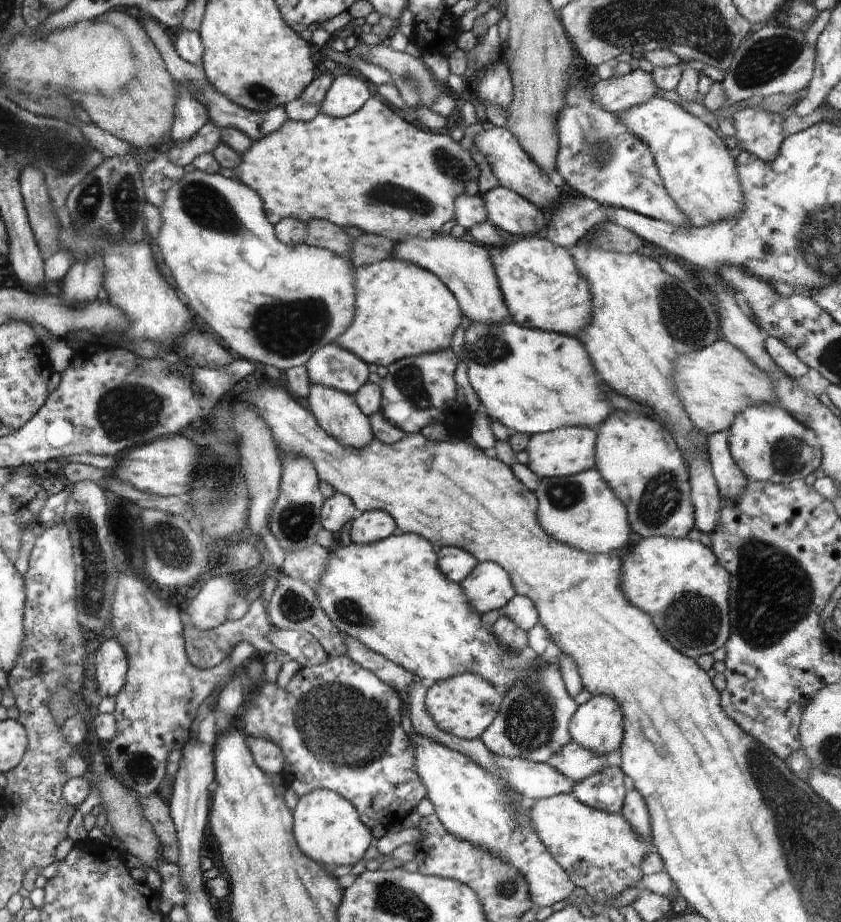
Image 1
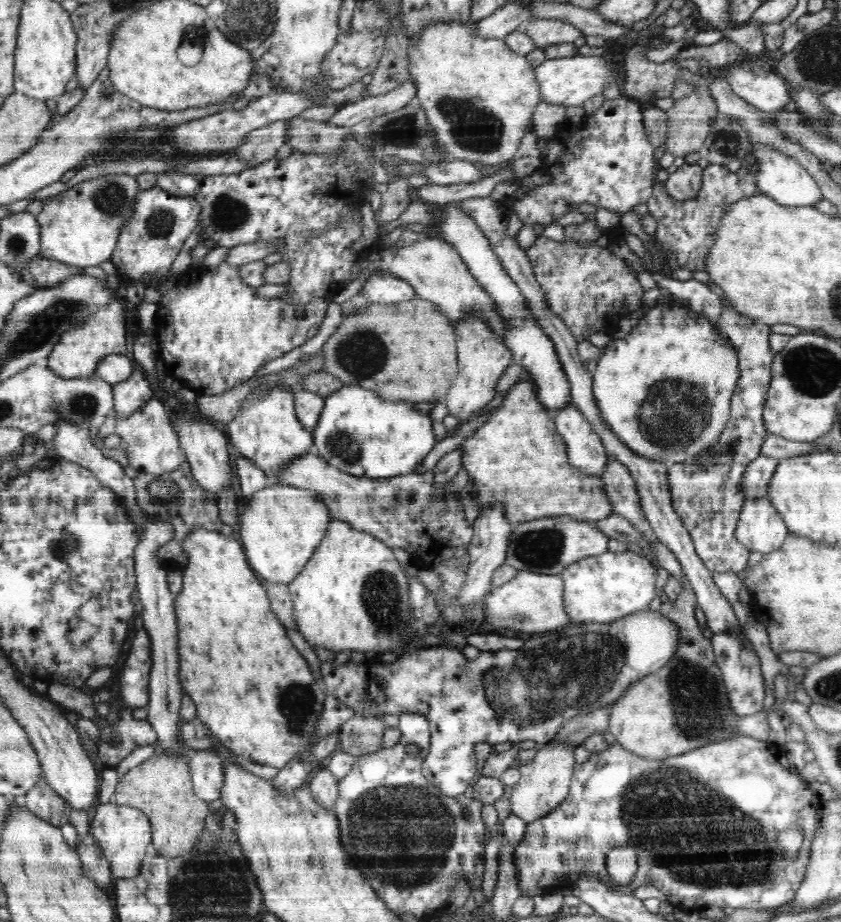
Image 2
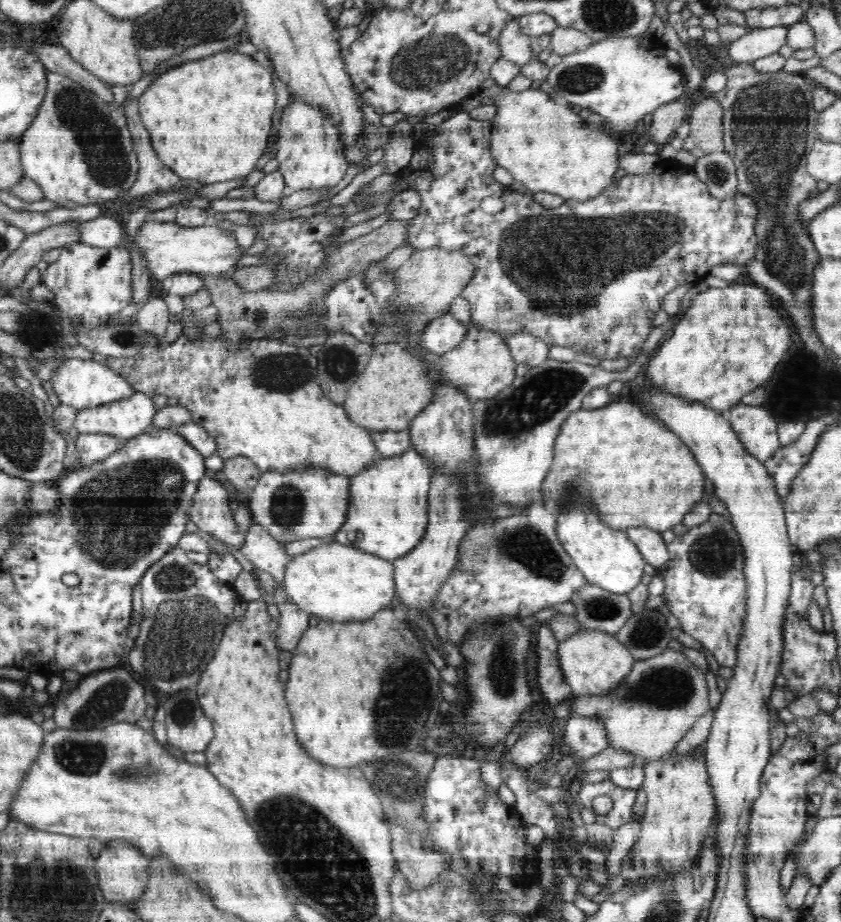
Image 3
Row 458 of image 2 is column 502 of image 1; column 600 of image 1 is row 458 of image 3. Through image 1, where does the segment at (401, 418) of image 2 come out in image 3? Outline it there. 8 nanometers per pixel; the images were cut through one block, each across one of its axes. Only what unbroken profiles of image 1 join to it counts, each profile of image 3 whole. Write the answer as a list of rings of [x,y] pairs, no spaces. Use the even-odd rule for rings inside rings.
[[[413,447],[400,456],[381,457],[366,466],[350,477],[346,522],[333,538],[390,561],[408,554],[426,535],[431,472],[426,459]]]

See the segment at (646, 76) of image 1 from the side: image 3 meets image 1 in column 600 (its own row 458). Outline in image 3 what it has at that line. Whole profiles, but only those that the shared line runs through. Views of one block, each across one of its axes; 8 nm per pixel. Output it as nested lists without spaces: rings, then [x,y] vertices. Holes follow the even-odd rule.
[[[79,433],[74,439],[81,466],[92,466],[116,452],[122,440],[111,434]]]

